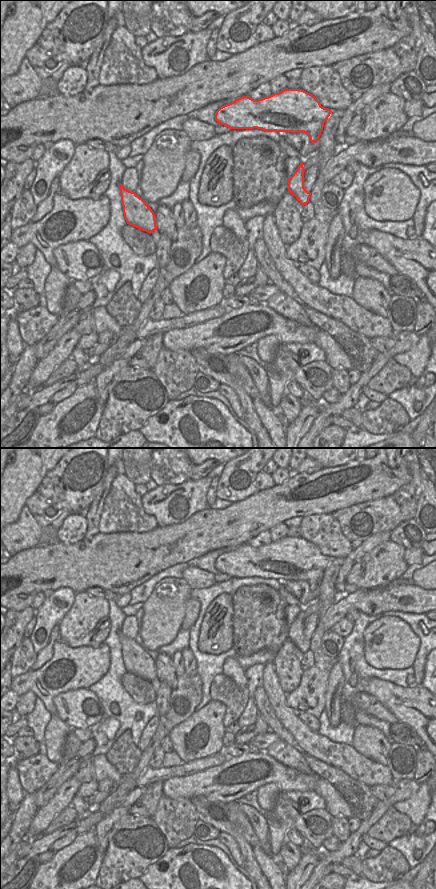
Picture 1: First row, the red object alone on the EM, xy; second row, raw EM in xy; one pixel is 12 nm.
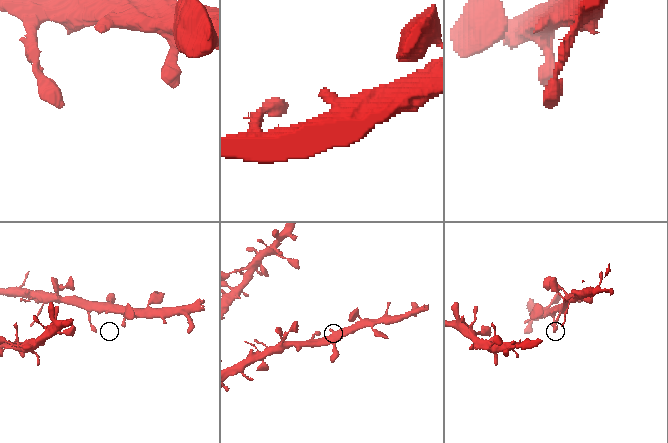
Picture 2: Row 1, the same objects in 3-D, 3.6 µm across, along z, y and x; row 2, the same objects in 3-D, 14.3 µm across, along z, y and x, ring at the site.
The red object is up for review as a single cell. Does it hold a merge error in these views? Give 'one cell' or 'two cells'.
one cell

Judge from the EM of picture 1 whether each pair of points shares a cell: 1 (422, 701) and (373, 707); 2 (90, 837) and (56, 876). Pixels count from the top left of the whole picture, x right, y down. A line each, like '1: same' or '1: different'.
1: different
2: same

